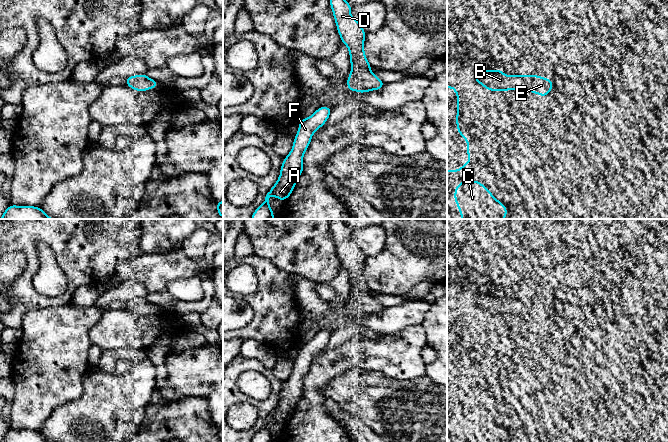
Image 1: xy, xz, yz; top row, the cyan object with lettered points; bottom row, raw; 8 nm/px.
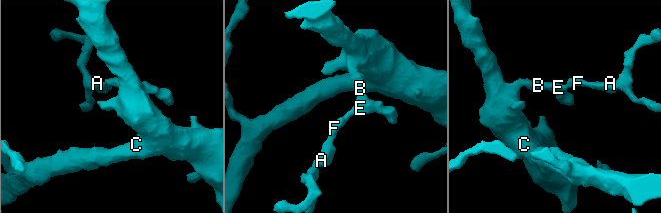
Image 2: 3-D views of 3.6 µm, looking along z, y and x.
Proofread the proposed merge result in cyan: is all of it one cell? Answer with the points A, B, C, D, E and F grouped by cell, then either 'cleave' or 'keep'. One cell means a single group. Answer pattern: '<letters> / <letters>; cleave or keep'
A B C D E F; keep

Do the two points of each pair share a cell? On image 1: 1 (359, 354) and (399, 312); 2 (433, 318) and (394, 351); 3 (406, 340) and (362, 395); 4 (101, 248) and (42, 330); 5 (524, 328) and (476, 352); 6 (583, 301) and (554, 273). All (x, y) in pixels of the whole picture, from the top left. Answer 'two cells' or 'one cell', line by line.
1: two cells
2: two cells
3: two cells
4: two cells
5: one cell
6: two cells

